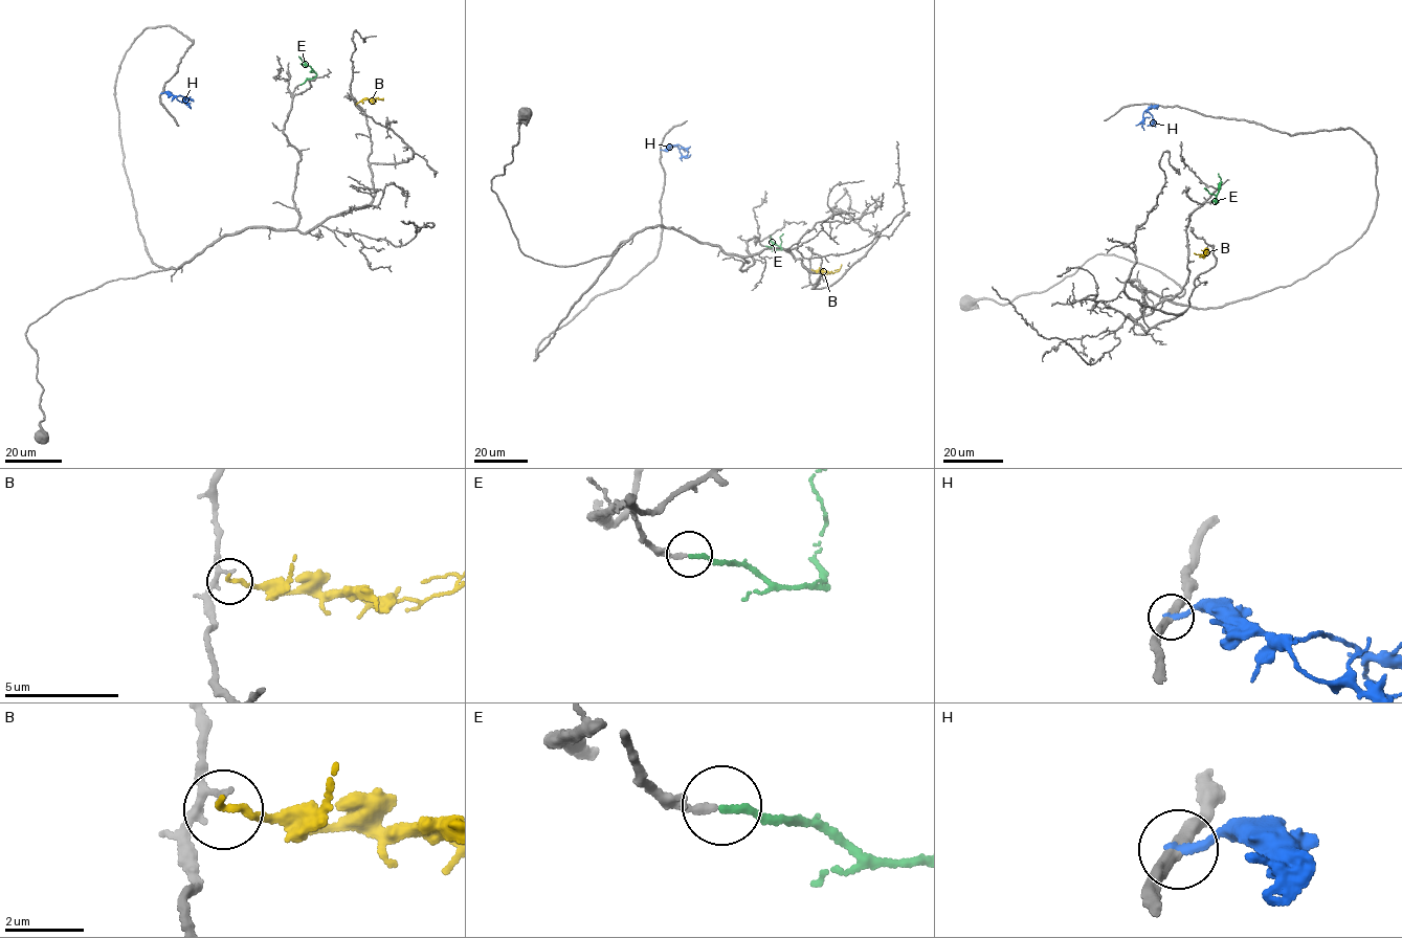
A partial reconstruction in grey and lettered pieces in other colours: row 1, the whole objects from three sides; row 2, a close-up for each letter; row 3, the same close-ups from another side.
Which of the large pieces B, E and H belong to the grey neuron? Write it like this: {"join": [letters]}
{"join": ["E"]}

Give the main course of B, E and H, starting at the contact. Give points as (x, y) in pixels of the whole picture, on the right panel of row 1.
B: (1206, 249), (1203, 255), (1194, 253)
E: (1211, 201), (1216, 203), (1221, 181), (1218, 174)
H: (1158, 105), (1148, 111), (1153, 120), (1148, 126)

